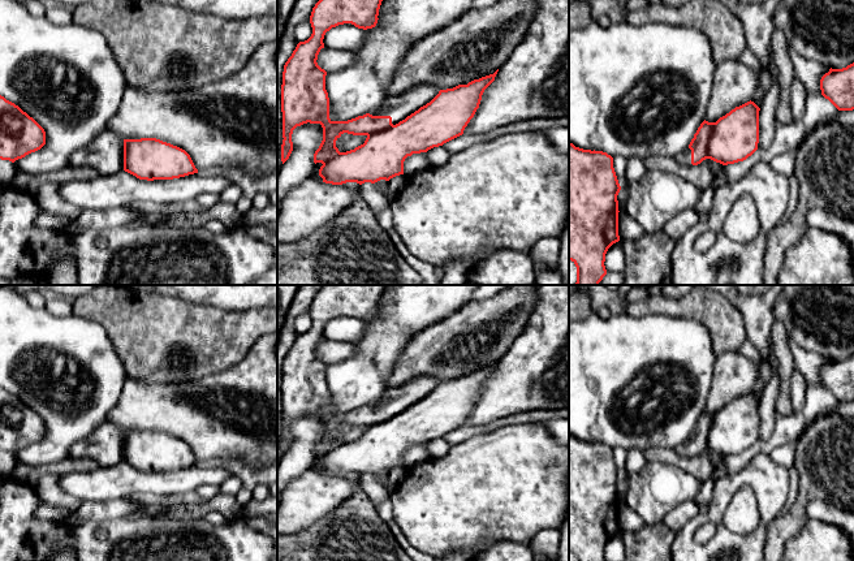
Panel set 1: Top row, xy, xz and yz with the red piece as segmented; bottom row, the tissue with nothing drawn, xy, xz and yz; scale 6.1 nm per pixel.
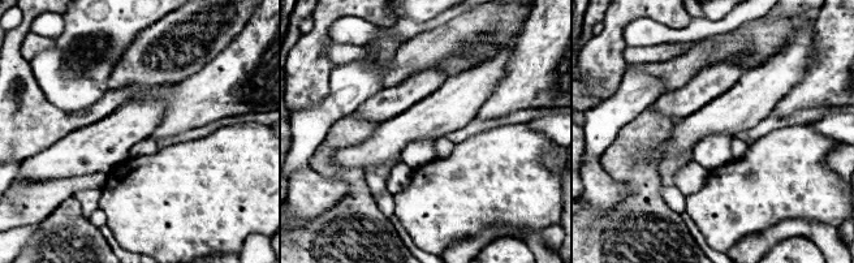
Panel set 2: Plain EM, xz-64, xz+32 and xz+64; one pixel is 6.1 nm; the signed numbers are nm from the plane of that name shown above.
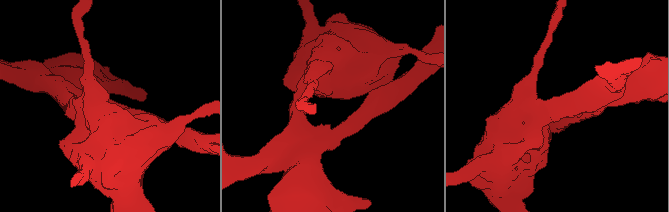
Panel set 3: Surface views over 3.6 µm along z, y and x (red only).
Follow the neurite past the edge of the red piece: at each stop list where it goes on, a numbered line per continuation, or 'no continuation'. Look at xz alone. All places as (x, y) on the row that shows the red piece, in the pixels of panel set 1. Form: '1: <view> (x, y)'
1: xz (399, 107)

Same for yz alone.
1: yz (684, 159)

